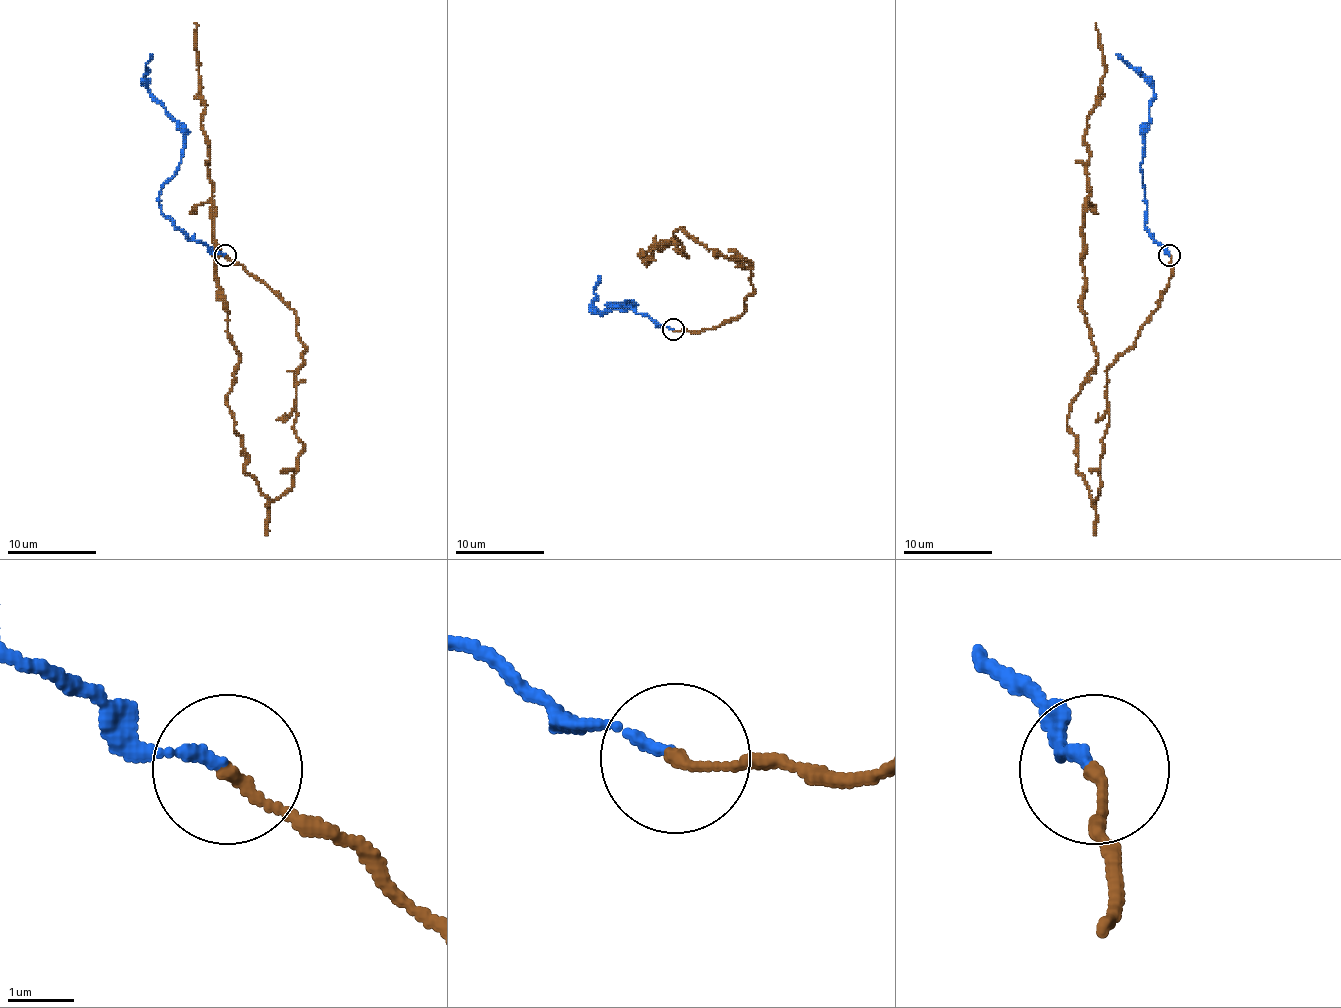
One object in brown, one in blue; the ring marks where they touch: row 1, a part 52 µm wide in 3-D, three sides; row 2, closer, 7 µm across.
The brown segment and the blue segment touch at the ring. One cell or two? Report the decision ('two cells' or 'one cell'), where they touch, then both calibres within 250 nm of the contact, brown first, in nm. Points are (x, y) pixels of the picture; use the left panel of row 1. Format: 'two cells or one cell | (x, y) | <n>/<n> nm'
two cells | (225, 255) | 170/150 nm

